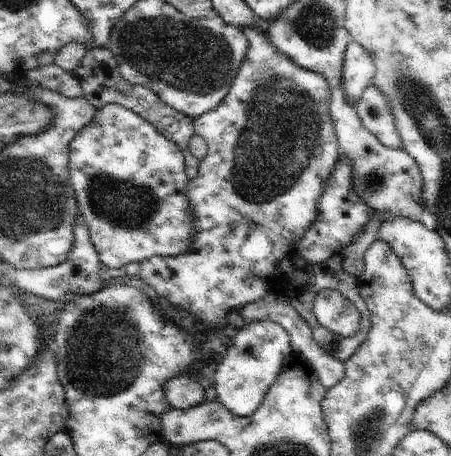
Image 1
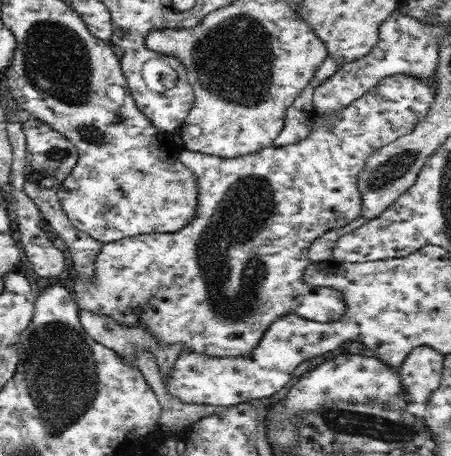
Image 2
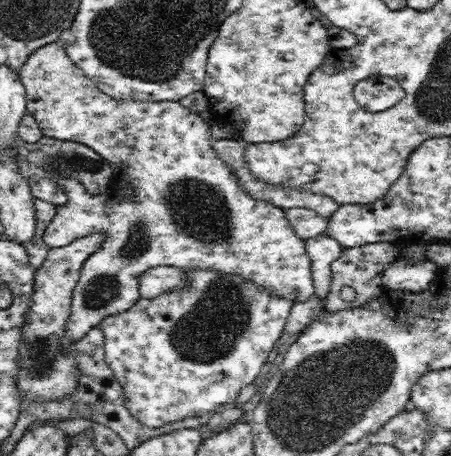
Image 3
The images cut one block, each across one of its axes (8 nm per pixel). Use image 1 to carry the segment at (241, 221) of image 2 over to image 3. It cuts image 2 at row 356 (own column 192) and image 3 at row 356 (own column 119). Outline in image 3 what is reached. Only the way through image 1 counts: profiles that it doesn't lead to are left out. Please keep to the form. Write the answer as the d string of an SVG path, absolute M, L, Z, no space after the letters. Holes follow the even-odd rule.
M184 270L184 286L176 288L168 294L160 294L156 298L140 298L130 310L126 310L124 314L116 314L116 316L108 316L100 322L100 330L106 336L106 346L104 346L104 356L108 366L114 372L114 378L120 382L122 390L126 392L126 408L130 410L132 416L136 416L136 420L140 420L144 426L148 428L160 428L166 426L170 422L180 422L184 418L194 418L194 416L204 416L210 410L216 410L224 404L236 404L236 398L240 396L242 388L246 388L248 384L252 384L254 380L258 380L260 370L264 370L264 366L268 364L268 352L274 348L274 344L280 340L282 336L282 328L290 316L290 310L296 302L288 300L284 296L278 296L262 286L252 284L250 280L244 280L236 274L224 274L224 272L216 272L216 270Z

